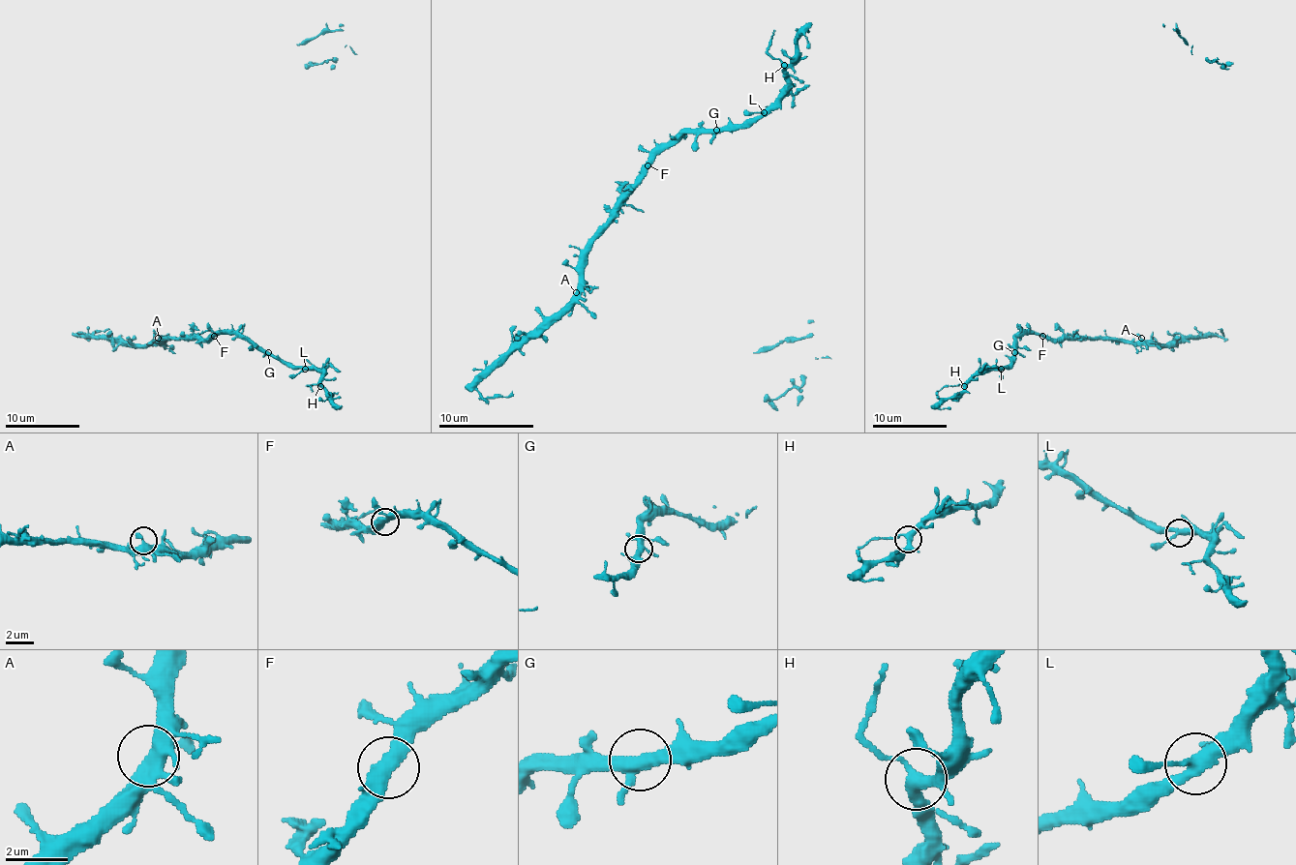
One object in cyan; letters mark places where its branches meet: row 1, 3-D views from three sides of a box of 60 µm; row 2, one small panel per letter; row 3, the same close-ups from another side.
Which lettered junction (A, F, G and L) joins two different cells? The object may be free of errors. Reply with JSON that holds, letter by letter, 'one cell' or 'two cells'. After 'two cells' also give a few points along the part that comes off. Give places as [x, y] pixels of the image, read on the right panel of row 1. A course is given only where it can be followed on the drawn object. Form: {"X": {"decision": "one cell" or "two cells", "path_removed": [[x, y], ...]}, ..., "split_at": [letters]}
{"A": {"decision": "one cell"}, "F": {"decision": "one cell"}, "G": {"decision": "one cell"}, "L": {"decision": "one cell"}, "split_at": []}

